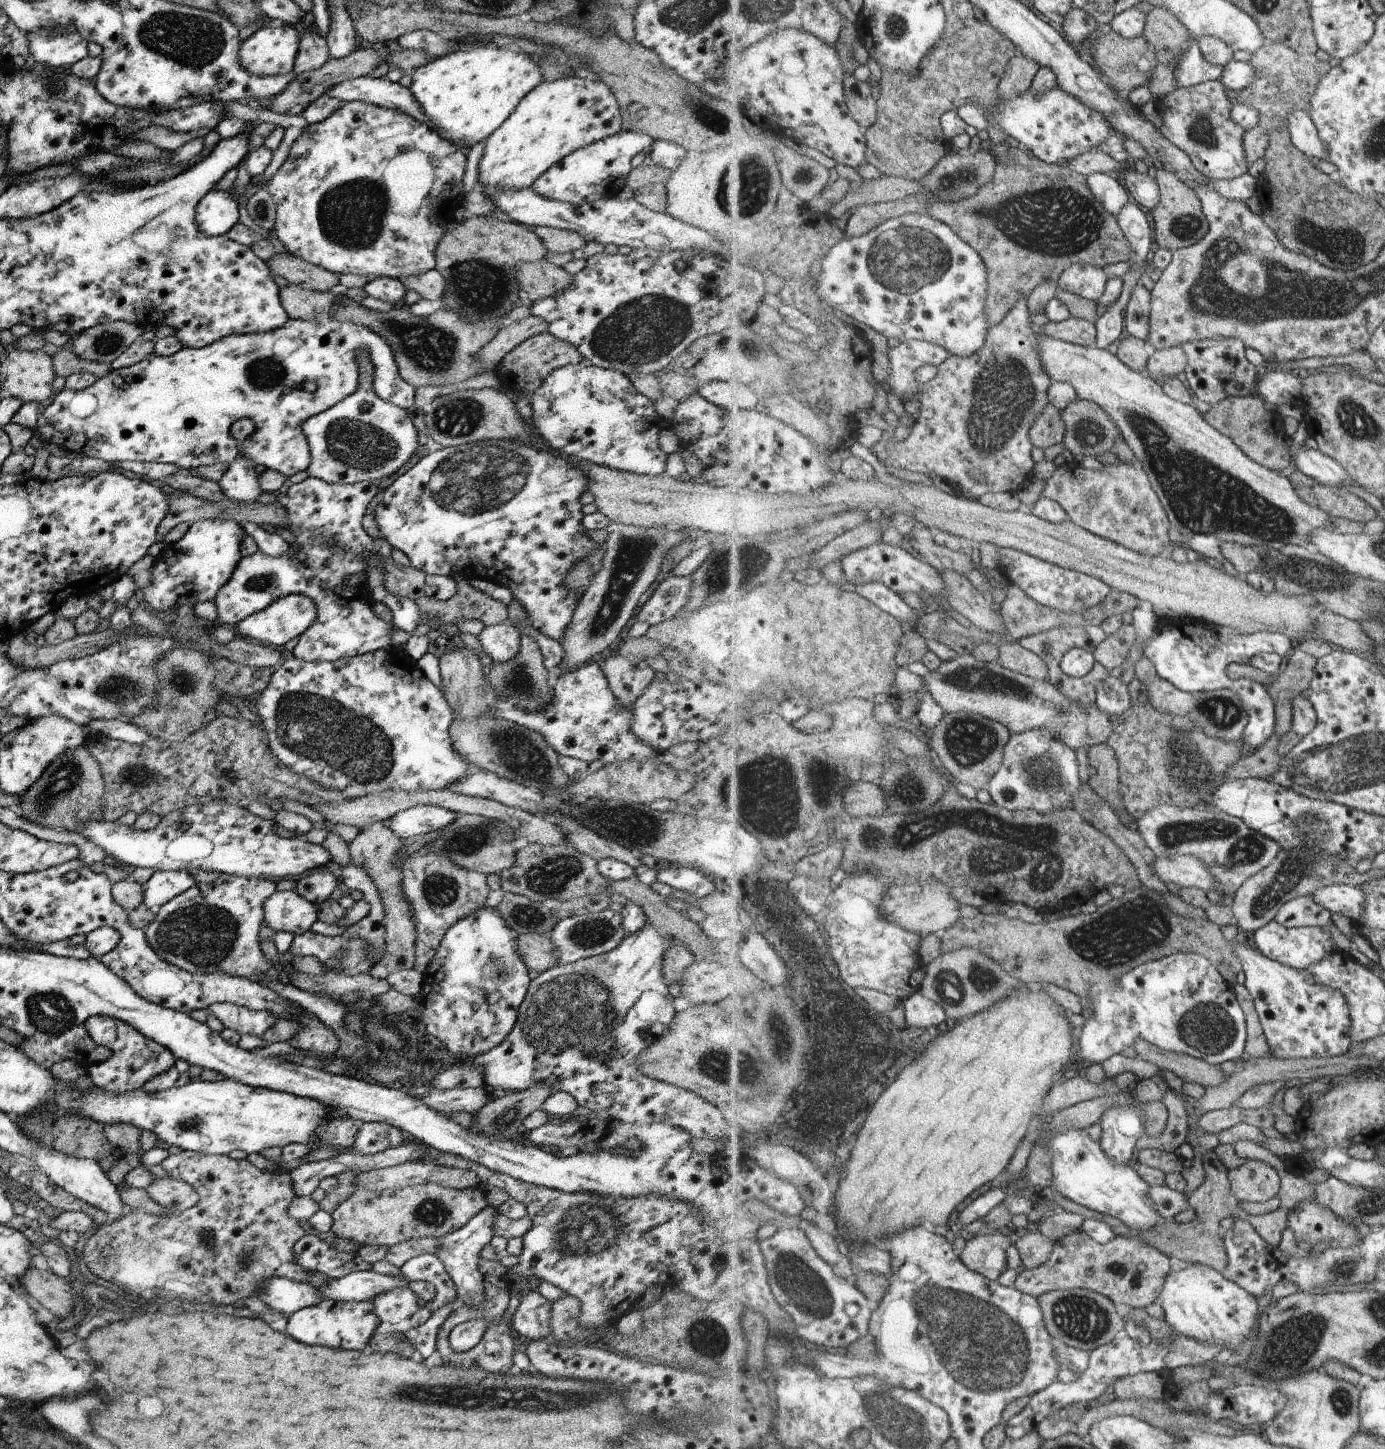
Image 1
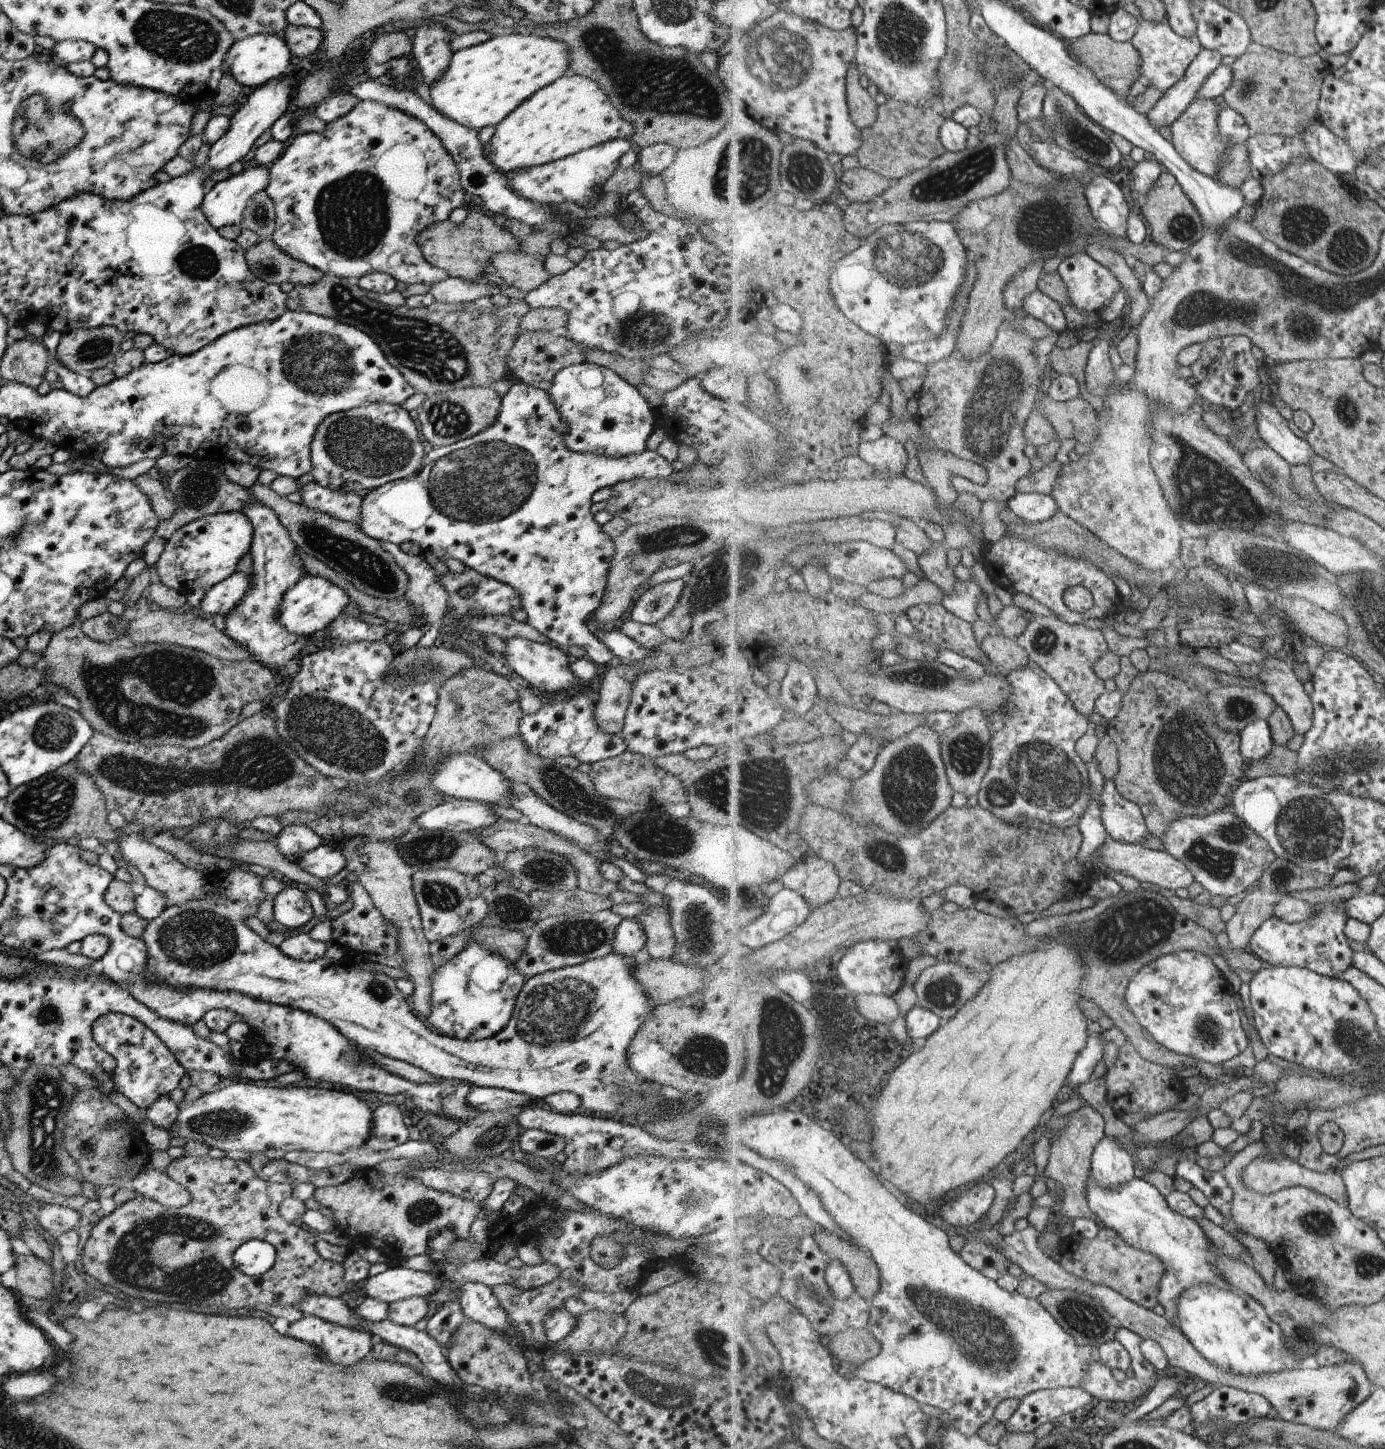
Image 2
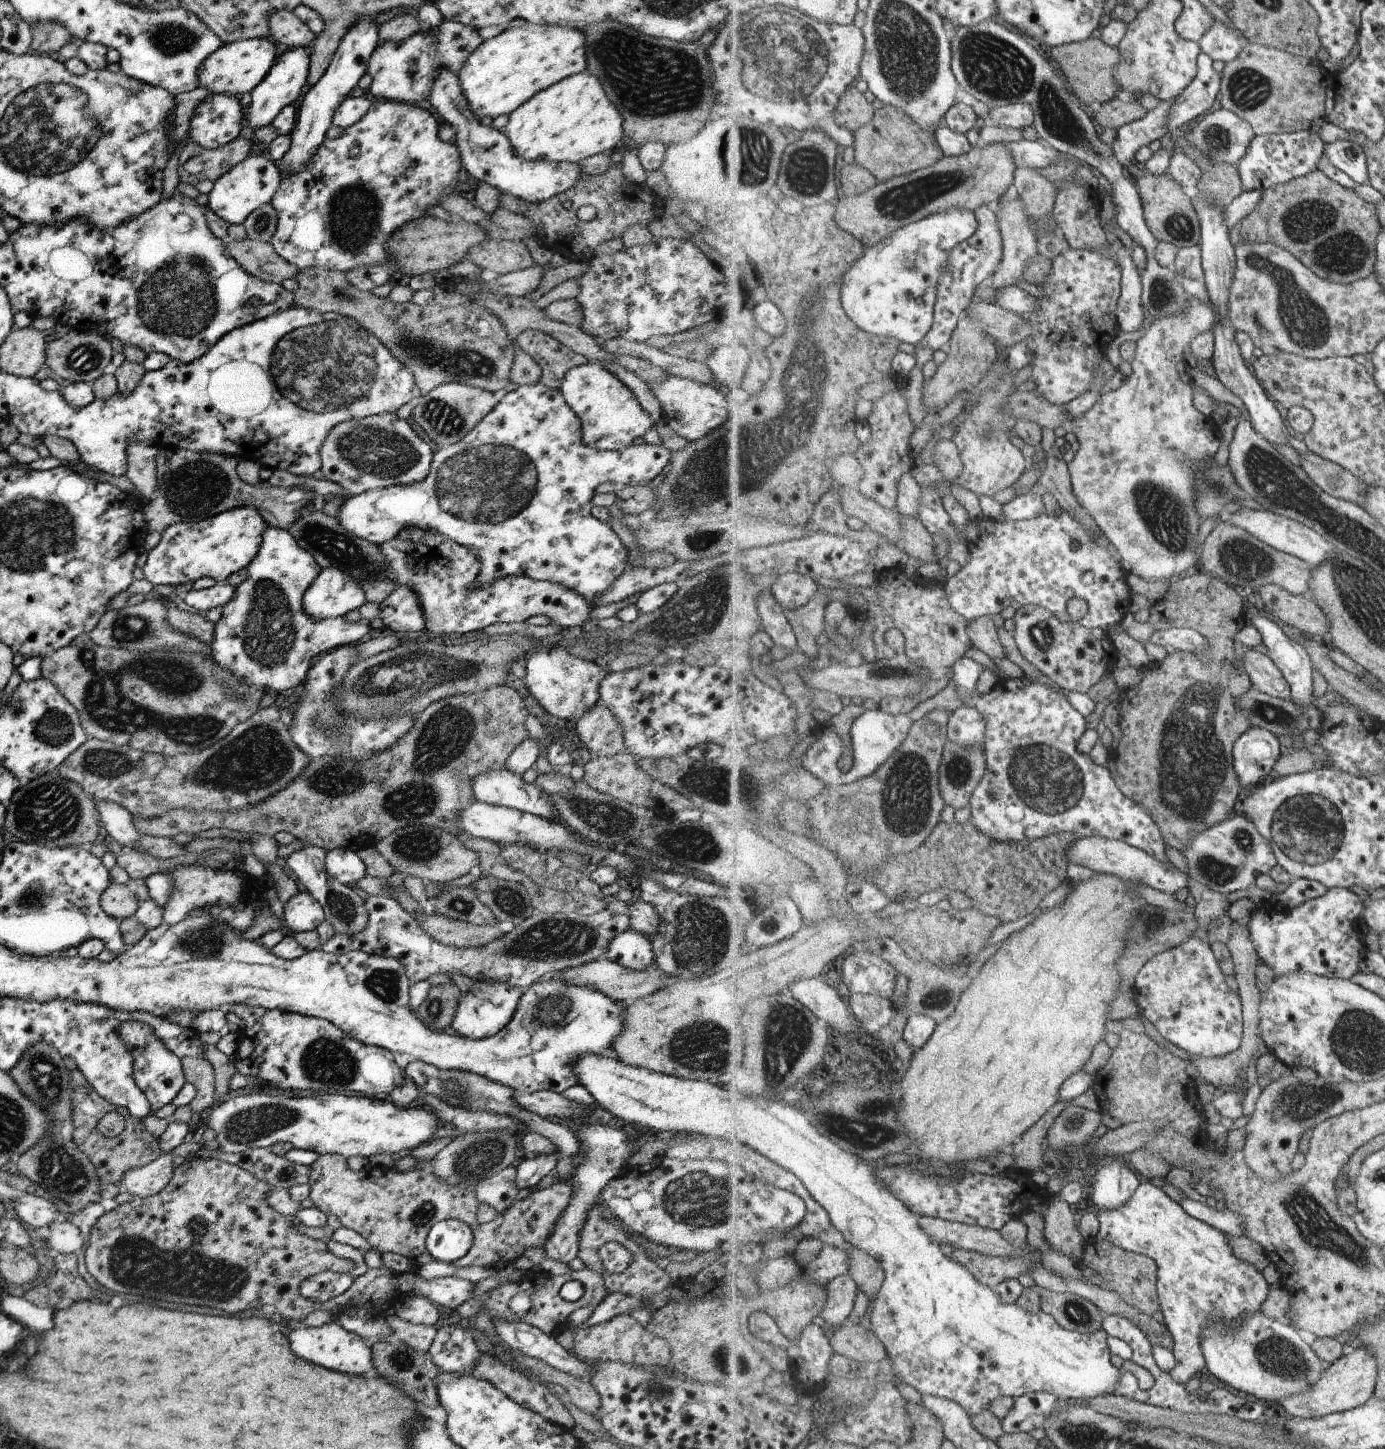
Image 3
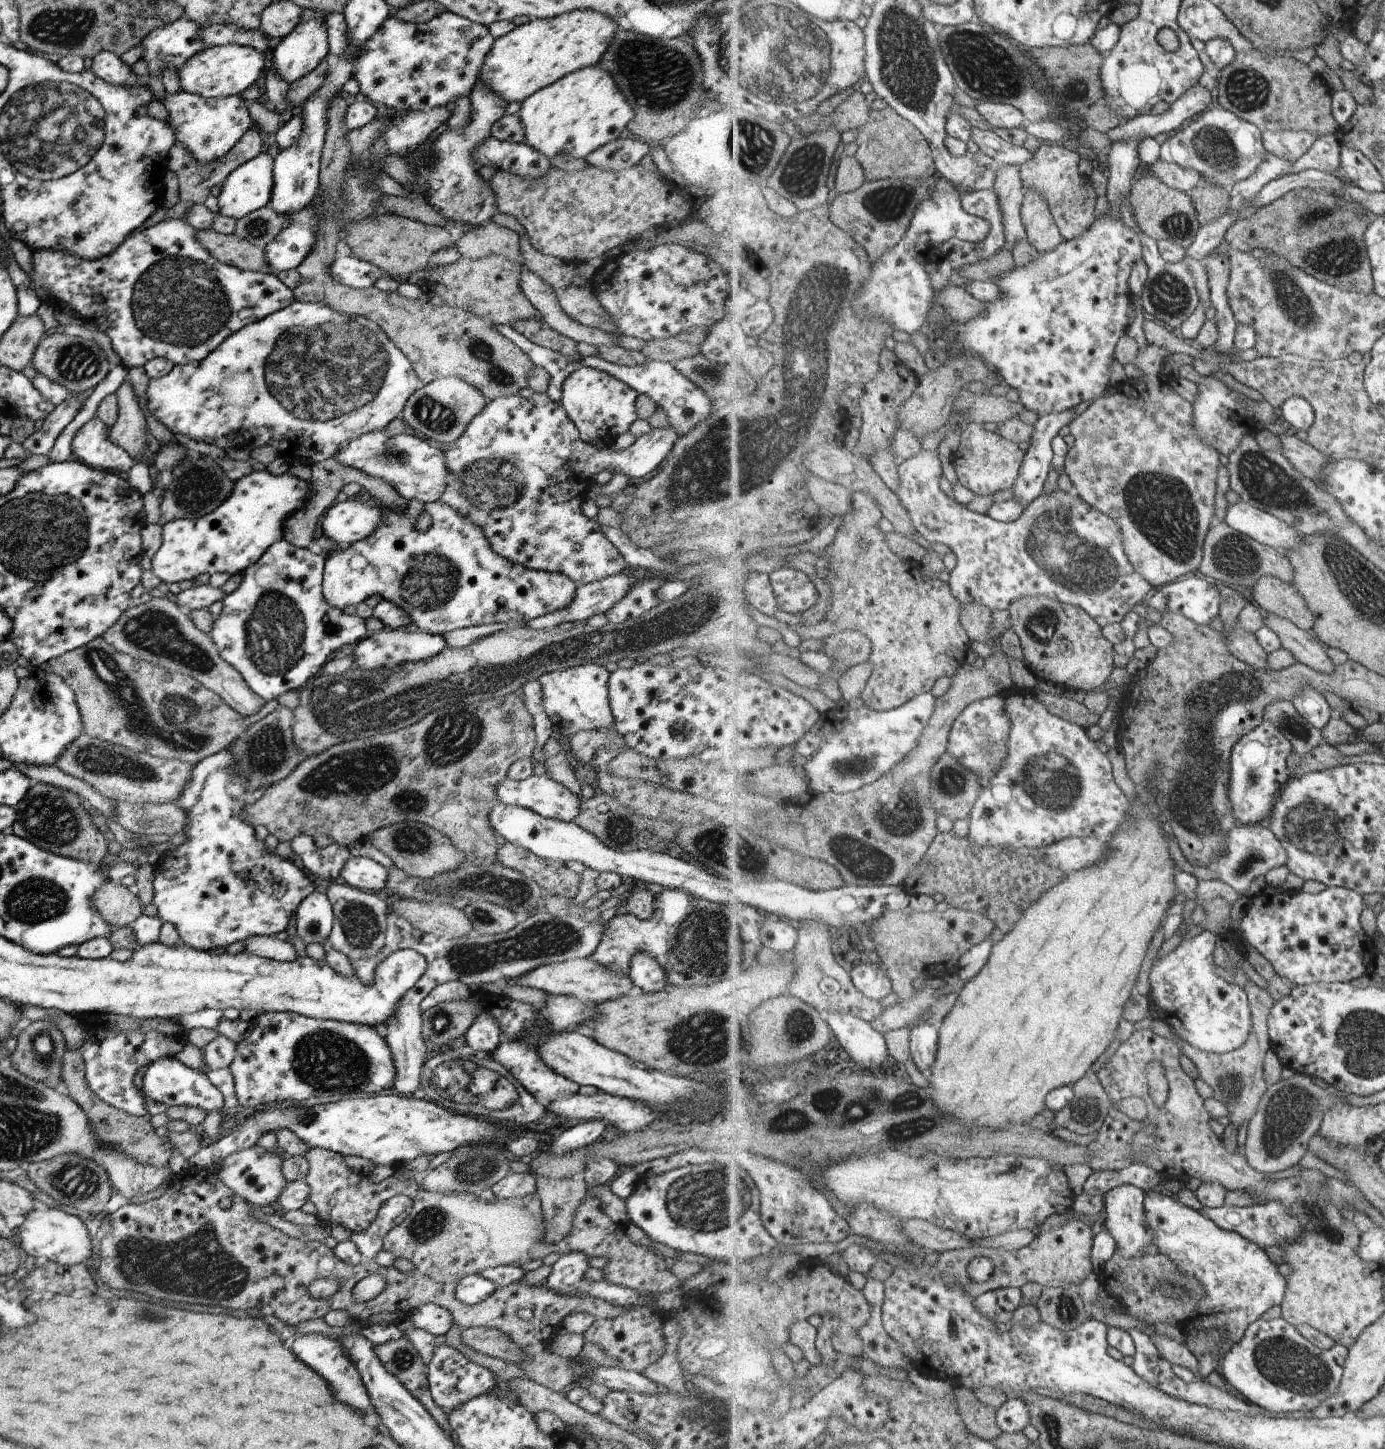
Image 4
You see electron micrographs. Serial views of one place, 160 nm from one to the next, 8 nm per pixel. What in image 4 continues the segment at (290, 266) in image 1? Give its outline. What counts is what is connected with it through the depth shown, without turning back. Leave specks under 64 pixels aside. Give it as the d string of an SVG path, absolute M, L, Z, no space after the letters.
M211 229L195 231L197 242L220 263L242 271L271 273L264 261L264 250L233 234L219 234Z

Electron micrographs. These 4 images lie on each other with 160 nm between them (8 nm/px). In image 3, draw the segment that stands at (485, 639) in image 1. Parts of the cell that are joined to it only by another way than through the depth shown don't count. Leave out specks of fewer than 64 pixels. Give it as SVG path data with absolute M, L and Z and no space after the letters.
M559 646L553 649L530 650L527 656L525 676L522 681L530 695L535 698L535 702L543 708L546 714L559 720L577 720L597 702L600 702L599 683L608 672L603 663L574 657Z

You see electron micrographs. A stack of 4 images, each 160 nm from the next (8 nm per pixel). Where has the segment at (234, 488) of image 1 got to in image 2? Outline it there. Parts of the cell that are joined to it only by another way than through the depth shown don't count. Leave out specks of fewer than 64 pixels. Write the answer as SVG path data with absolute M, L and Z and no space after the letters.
M250 494L248 504L239 512L249 519L252 526L252 541L248 550L252 562L251 576L241 600L224 616L222 631L233 644L237 643L240 649L247 651L251 659L268 668L275 676L289 680L298 671L301 656L312 648L313 643L307 635L286 631L278 623L277 615L284 592L307 572L295 554L296 545L269 507L262 505Z

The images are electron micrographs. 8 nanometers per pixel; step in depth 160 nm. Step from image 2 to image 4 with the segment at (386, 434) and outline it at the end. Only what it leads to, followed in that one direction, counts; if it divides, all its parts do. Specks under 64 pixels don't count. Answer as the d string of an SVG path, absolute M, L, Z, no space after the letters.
M385 428L371 431L349 441L333 456L340 465L362 470L372 477L382 478L405 500L418 500L421 504L437 501L446 489L450 472L445 464L444 452L429 446L424 439L405 435L386 436Z

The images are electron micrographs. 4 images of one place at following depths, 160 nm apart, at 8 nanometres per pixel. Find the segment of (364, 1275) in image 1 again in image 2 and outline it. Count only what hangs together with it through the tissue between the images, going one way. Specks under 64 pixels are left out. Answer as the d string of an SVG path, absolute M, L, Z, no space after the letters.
M389 1265L383 1272L369 1276L362 1290L367 1297L392 1303L411 1297L426 1300L441 1285L442 1280L433 1273Z

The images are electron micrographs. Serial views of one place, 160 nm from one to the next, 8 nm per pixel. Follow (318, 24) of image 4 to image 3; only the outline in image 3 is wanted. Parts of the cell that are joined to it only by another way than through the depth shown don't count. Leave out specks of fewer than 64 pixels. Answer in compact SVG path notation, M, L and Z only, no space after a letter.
M309 44L286 48L280 55L276 55L272 67L266 72L263 80L250 91L251 102L247 105L247 114L244 115L244 133L251 134L253 130L271 123L283 106L293 103L301 94L306 84L311 51L312 46Z

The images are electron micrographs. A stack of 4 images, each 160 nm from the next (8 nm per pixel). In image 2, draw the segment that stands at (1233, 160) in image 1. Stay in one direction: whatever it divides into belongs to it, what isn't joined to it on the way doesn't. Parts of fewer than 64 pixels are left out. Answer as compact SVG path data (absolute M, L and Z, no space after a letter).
M1196 99L1171 126L1172 142L1182 157L1193 168L1210 177L1217 174L1219 166L1223 164L1224 152L1229 148L1228 143L1219 140L1217 121L1220 112L1213 99Z

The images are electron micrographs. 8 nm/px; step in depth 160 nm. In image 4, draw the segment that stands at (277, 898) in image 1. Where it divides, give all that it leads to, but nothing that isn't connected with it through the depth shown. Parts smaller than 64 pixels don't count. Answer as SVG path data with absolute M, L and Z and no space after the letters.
M313 891L294 912L296 936L304 945L321 943L330 935L334 921L332 904L325 892Z

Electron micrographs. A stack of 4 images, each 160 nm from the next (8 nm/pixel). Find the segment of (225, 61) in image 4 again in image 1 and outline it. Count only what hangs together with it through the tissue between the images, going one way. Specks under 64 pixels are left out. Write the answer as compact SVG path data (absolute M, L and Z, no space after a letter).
M280 23L261 27L240 42L239 66L255 76L284 75L292 70L300 30Z

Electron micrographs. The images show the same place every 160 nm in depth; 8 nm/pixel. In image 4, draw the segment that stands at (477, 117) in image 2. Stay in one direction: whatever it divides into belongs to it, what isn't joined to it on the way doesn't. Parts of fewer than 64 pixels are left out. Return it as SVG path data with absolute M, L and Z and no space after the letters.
M575 9L549 18L530 19L529 22L515 26L512 31L494 39L478 71L477 79L485 81L487 89L499 95L506 104L521 102L536 90L559 80L562 76L597 64L619 29L621 28L615 21L593 9Z

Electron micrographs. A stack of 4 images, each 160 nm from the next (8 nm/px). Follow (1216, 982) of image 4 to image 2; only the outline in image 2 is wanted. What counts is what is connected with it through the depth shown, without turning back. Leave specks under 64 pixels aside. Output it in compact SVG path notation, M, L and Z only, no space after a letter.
M1183 949L1144 966L1130 980L1125 1001L1139 1024L1169 1050L1219 1064L1247 1050L1249 1038L1233 998L1231 984L1211 957Z

